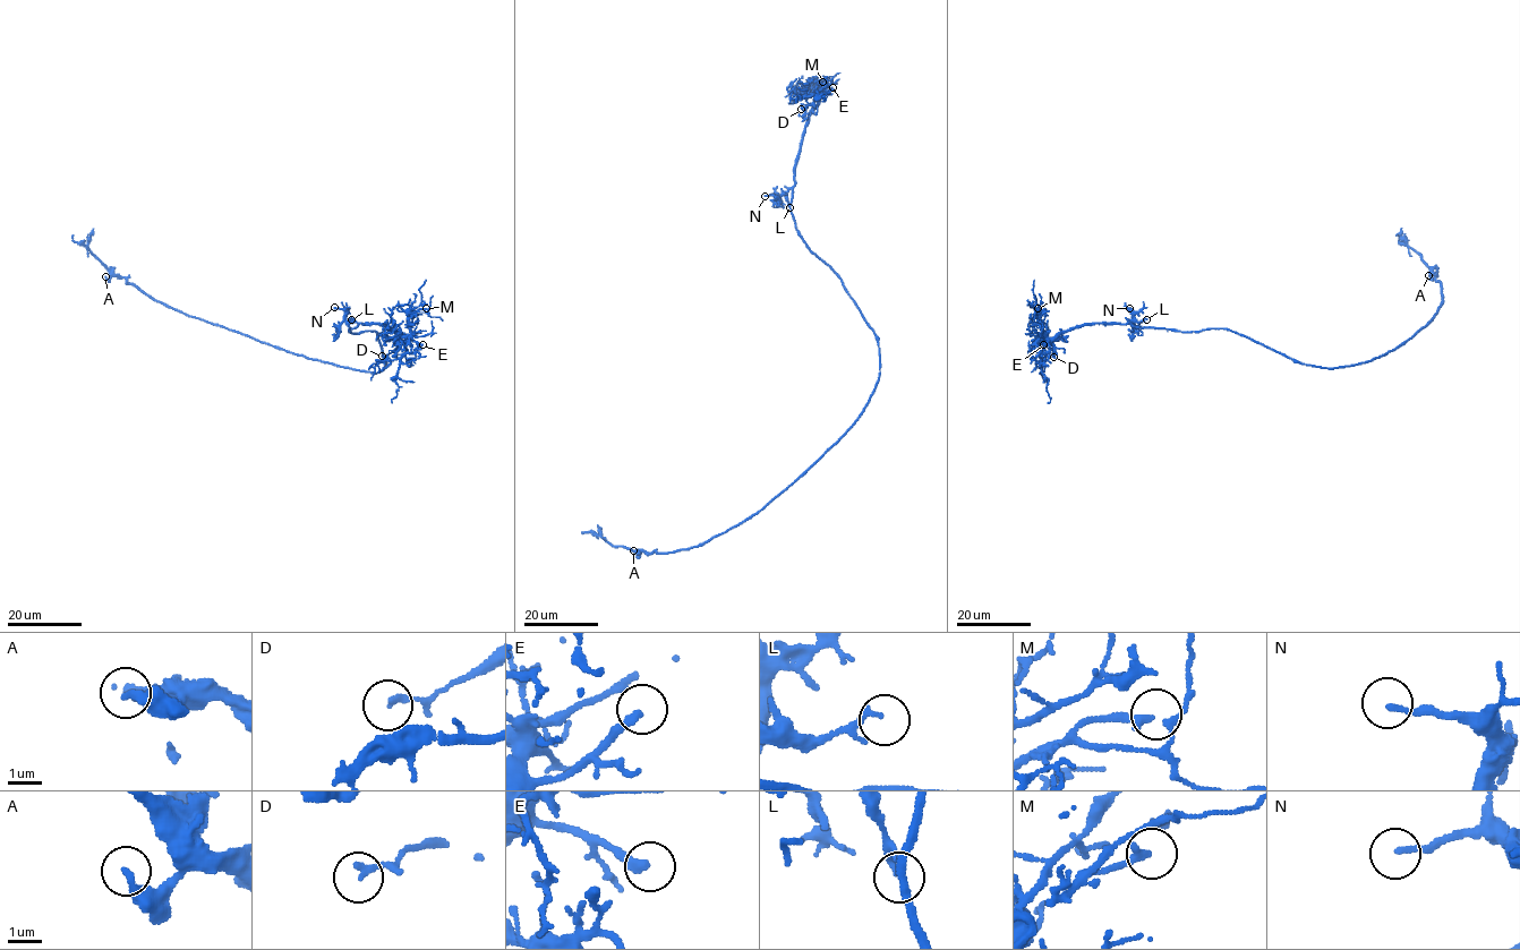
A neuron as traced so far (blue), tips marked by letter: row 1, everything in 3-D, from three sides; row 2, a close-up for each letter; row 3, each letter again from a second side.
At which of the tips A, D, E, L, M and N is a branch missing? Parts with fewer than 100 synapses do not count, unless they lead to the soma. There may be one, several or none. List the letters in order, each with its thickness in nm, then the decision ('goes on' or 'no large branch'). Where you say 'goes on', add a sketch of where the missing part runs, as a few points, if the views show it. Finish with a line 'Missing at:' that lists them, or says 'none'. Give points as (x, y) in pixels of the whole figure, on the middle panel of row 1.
A: calibre 280 nm; no large branch
D: calibre 200 nm; no large branch
E: calibre 280 nm; goes on; course (833, 87), (850, 58), (825, 54), (802, 60), (791, 69), (741, 86), (723, 67), (719, 53)
L: calibre 170 nm; no large branch
M: calibre 240 nm; no large branch
N: calibre 150 nm; no large branch
Missing at: E

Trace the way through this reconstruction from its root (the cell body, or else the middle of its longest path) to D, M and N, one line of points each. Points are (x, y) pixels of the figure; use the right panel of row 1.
D: (1326, 368), (1296, 362), (1223, 328), (1177, 332), (1128, 323), (1089, 324), (1060, 332), (1050, 342), (1053, 357)
M: (1326, 368), (1296, 362), (1223, 328), (1177, 332), (1133, 326), (1128, 323), (1089, 324), (1047, 337), (1038, 308)
N: (1326, 368), (1296, 362), (1223, 328), (1177, 332), (1133, 326), (1129, 323), (1133, 321), (1129, 308)

